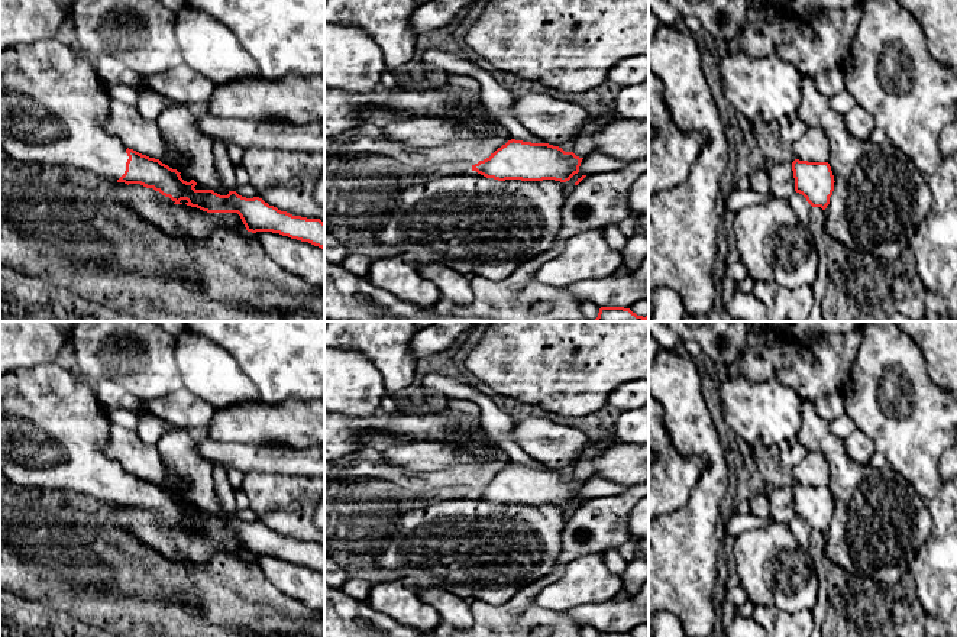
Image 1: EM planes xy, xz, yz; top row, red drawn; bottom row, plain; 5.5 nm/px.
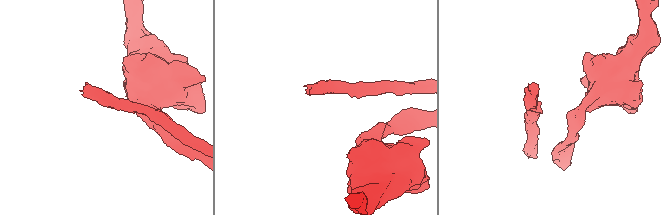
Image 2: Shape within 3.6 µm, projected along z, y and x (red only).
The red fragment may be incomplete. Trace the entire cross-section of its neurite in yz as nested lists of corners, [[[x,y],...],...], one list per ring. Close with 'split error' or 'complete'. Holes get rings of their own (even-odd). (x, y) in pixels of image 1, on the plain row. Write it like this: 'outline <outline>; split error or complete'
outline [[[792,486],[795,515],[802,518],[812,531],[827,533],[834,515],[834,499],[828,486]]]; complete

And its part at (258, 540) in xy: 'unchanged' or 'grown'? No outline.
grown

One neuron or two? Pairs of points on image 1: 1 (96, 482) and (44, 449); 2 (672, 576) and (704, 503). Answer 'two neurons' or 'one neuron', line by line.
1: one neuron
2: one neuron

